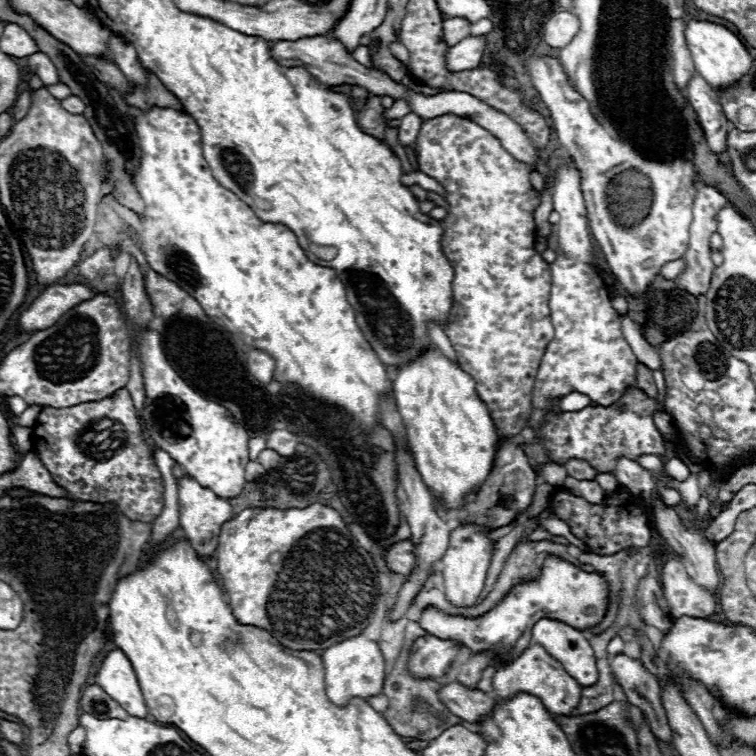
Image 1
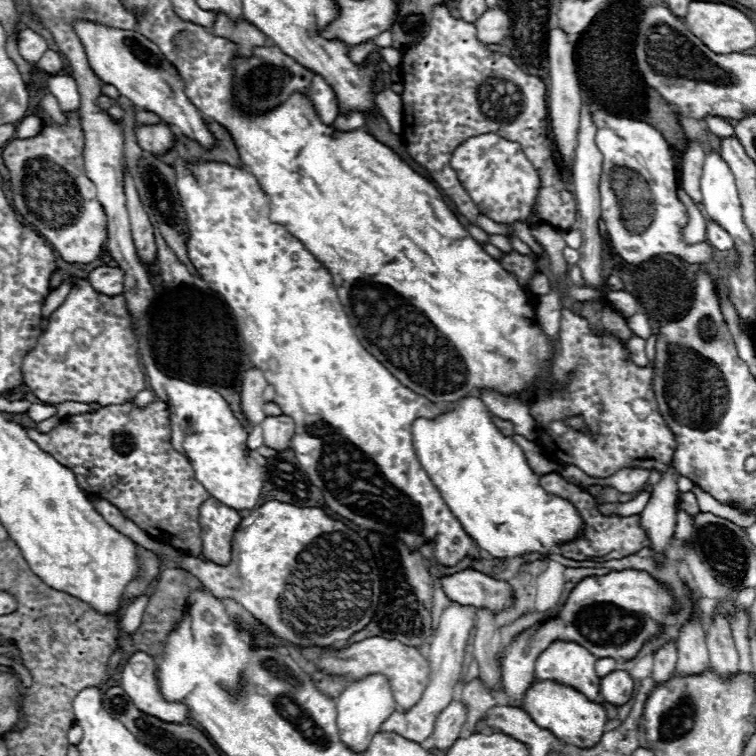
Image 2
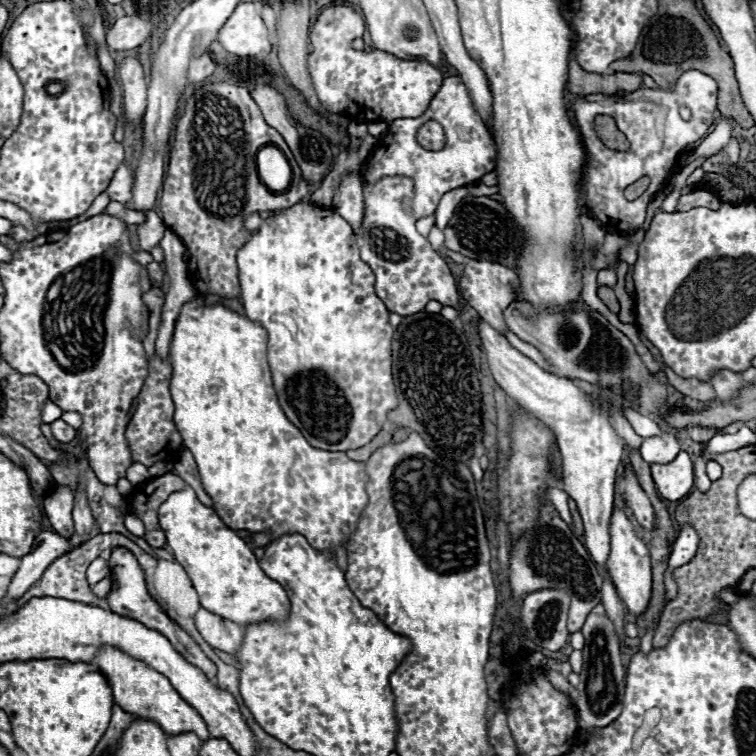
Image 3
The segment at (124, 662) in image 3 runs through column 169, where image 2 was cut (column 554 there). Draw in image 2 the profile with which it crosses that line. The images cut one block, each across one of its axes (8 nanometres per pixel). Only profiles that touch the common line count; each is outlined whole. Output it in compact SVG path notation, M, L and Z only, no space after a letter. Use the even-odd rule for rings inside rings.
M536 678L524 694L522 710L530 712L530 716L534 716L534 722L538 726L554 732L554 736L558 736L558 740L562 740L564 744L572 744L572 746L580 746L580 748L594 746L600 740L600 736L604 732L604 724L606 724L606 710L600 704L590 702L578 690L574 690L566 684L558 684L554 680Z

